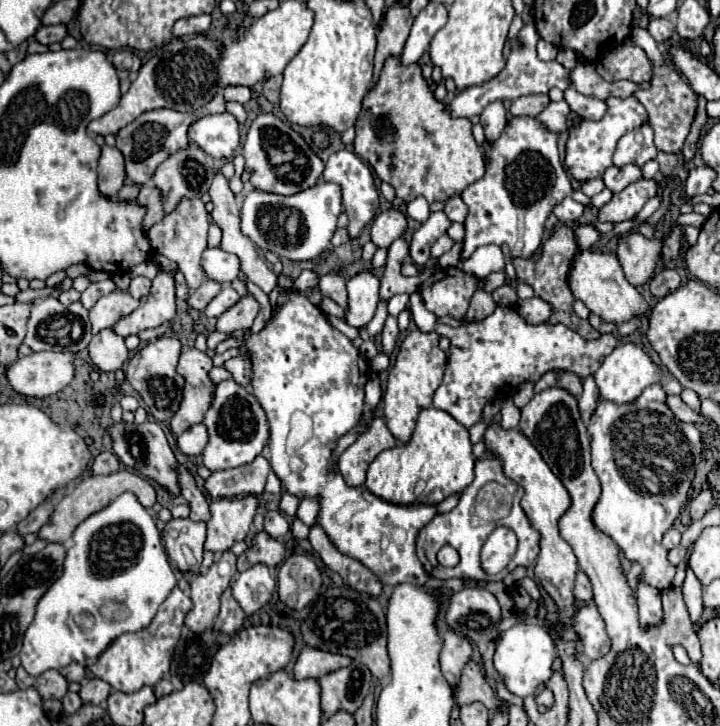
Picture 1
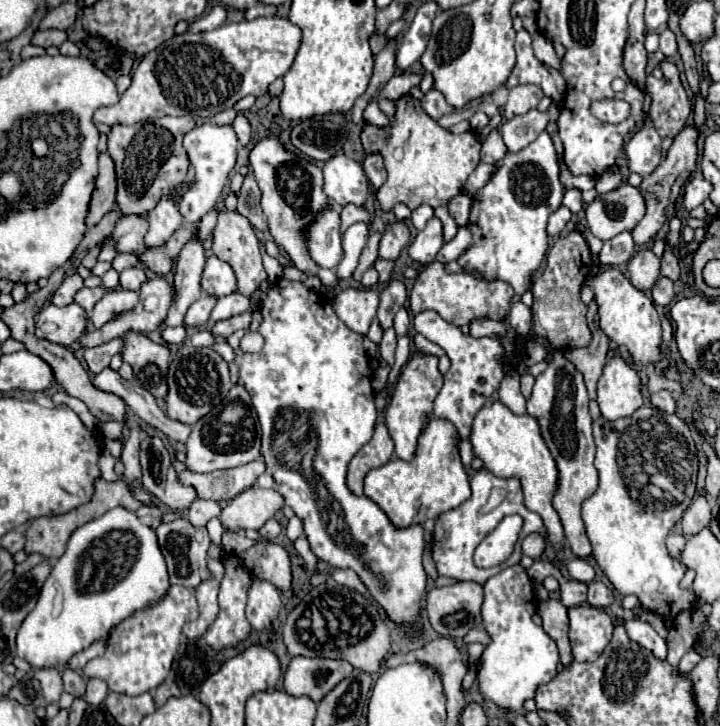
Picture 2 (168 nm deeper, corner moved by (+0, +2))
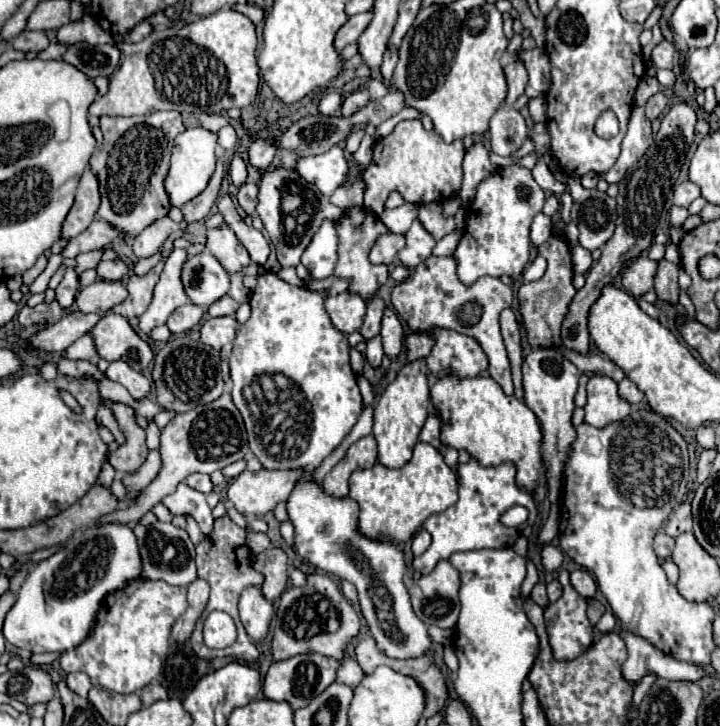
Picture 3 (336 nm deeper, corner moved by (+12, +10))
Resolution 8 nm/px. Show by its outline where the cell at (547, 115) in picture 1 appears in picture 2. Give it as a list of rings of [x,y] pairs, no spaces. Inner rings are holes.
[[[550,104],[548,110],[540,112],[540,110],[530,110],[524,116],[516,116],[512,120],[506,120],[500,126],[504,144],[508,146],[510,152],[518,152],[522,148],[526,148],[540,132],[546,130],[546,126],[550,122],[556,122],[560,116],[560,108],[558,104]]]

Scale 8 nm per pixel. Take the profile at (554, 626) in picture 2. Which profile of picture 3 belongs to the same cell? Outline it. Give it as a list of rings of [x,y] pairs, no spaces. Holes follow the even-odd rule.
[[[536,584],[534,586],[534,590],[532,590],[532,594],[530,594],[530,598],[538,604],[538,606],[542,606],[542,608],[546,608],[548,606],[548,598],[546,598],[546,586],[544,584]]]

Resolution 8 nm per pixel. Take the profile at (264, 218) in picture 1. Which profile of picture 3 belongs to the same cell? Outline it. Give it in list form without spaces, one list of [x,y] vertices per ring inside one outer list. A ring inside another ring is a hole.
[[[324,222],[320,232],[312,238],[312,244],[306,248],[306,268],[314,280],[324,280],[334,274],[336,266],[338,238],[332,222]]]

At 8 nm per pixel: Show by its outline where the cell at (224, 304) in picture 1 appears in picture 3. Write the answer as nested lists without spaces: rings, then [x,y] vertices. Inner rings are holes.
[[[224,296],[216,304],[212,304],[212,308],[208,308],[208,312],[210,312],[210,316],[234,316],[238,306],[240,304],[236,300],[232,300],[230,296]]]

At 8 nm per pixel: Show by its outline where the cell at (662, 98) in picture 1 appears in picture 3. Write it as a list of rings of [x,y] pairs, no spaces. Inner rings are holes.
[[[658,92],[658,94],[654,94],[654,96],[648,98],[648,102],[646,102],[646,116],[650,120],[656,120],[656,118],[662,116],[662,112],[666,110],[666,106],[668,106],[668,96],[662,94],[662,92]]]

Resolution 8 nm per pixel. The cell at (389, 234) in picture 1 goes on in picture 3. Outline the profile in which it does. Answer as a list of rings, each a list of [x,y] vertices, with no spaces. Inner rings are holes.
[[[384,234],[380,240],[376,240],[372,252],[370,252],[370,262],[372,264],[386,264],[390,266],[396,260],[396,254],[406,246],[406,240],[402,234]]]

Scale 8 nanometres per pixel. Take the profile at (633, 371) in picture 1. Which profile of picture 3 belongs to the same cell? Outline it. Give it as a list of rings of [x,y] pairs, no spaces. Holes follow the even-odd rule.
[[[592,376],[588,380],[588,400],[584,406],[584,422],[596,428],[604,428],[618,422],[630,414],[630,404],[620,400],[616,392],[616,382],[604,376]]]

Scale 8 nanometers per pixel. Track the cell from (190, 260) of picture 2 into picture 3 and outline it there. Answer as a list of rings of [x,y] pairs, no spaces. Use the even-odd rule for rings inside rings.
[[[174,248],[172,254],[168,256],[168,260],[164,264],[164,270],[160,274],[160,280],[154,288],[152,304],[140,316],[138,326],[144,334],[150,334],[152,328],[166,324],[168,316],[176,308],[180,308],[182,304],[188,302],[188,296],[184,296],[184,288],[180,284],[180,268],[182,268],[186,258],[188,258],[188,254],[182,248]]]

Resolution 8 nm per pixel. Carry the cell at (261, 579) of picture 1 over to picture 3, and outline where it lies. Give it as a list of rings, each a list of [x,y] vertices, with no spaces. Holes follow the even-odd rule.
[[[246,588],[240,596],[240,622],[246,628],[246,634],[252,642],[262,642],[268,634],[272,616],[274,616],[274,604],[268,602],[260,588]]]

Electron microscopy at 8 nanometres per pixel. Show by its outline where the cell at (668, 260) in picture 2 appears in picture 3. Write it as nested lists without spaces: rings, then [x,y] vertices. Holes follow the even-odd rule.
[[[660,260],[654,282],[656,282],[654,284],[656,296],[660,300],[676,306],[678,304],[678,266],[668,260]]]

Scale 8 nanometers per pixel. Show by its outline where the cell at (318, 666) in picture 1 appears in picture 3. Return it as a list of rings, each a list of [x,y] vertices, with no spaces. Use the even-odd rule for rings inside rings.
[[[300,654],[282,662],[274,662],[264,676],[264,684],[262,684],[264,696],[268,700],[288,702],[292,710],[304,708],[310,704],[314,696],[322,694],[334,682],[336,668],[338,668],[336,660],[328,660],[328,656],[320,656],[320,654]]]

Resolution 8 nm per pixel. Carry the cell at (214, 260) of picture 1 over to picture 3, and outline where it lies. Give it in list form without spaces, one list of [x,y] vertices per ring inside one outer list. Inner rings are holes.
[[[210,252],[190,256],[184,262],[182,284],[190,302],[202,308],[212,306],[230,288],[228,272]]]

